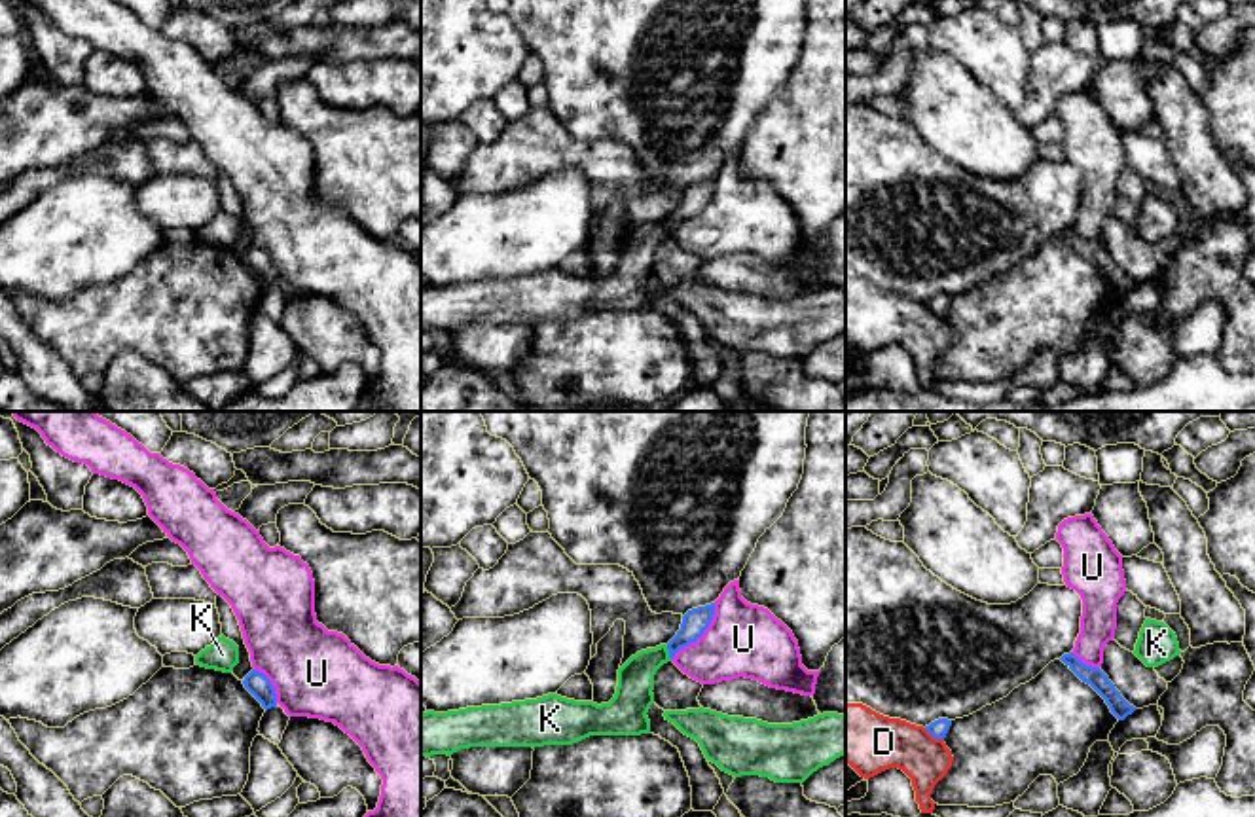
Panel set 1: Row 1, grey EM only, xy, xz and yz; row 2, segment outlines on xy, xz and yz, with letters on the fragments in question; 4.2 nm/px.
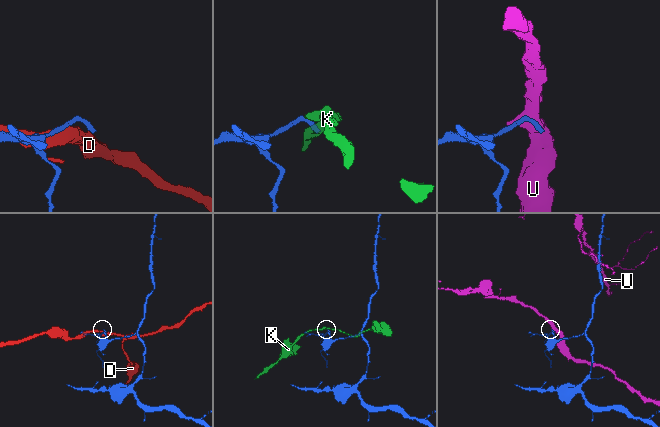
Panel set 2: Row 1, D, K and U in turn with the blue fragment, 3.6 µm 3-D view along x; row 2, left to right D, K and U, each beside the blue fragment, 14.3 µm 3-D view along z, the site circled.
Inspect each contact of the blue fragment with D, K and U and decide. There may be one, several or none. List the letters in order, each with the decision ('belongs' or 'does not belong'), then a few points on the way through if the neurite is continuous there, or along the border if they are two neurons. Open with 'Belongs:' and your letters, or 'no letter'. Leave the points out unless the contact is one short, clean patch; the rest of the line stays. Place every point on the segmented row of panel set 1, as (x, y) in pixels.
Belongs: no letter
D: does not belong
K: does not belong; border along xz (666, 645), (672, 658)
U: does not belong

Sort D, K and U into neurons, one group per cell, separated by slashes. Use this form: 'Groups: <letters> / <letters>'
Groups: D / K / U

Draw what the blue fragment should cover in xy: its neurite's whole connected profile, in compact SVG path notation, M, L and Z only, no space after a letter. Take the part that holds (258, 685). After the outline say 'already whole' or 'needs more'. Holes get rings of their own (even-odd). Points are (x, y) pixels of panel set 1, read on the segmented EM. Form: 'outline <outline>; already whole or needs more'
outline M252 669L245 681L243 681L245 688L262 703L262 707L267 711L271 707L277 707L277 694L275 694L275 688L271 684L271 681Z; already whole

